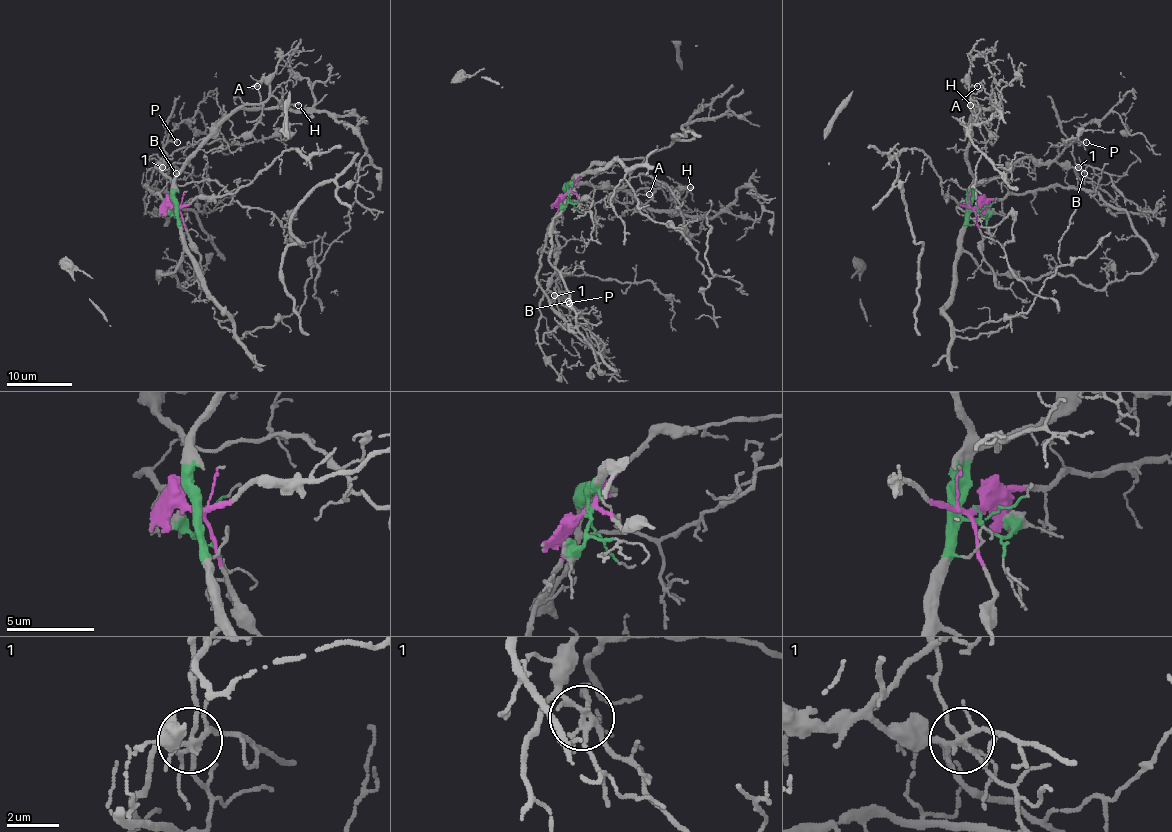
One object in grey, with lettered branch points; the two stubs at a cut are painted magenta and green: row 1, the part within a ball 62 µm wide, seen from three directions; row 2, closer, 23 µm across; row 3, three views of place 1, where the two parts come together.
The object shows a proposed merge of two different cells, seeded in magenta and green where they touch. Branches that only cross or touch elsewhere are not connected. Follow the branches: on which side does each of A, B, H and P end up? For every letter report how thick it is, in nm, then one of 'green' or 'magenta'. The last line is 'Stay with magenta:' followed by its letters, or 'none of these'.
A: 120 nm thick; green
B: 100 nm thick; green
H: 130 nm thick; green
P: 110 nm thick; green
Stay with magenta: none of these

